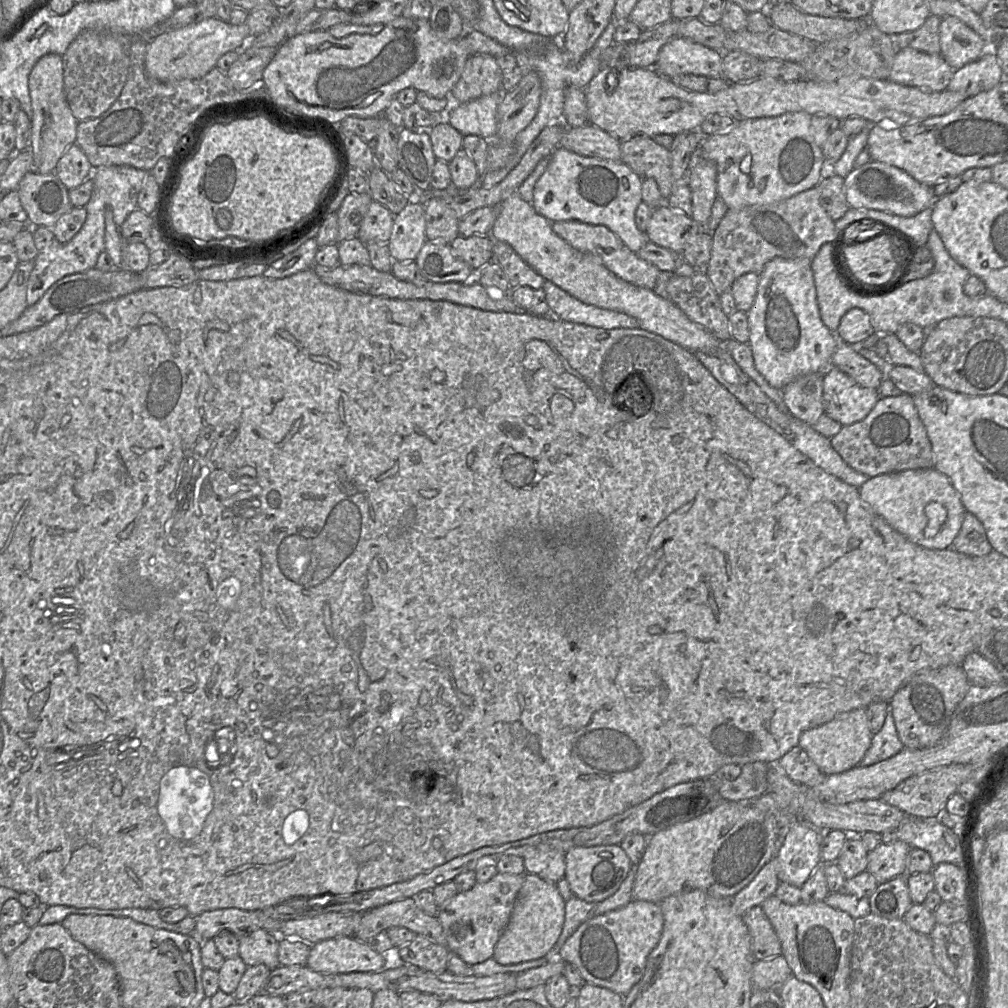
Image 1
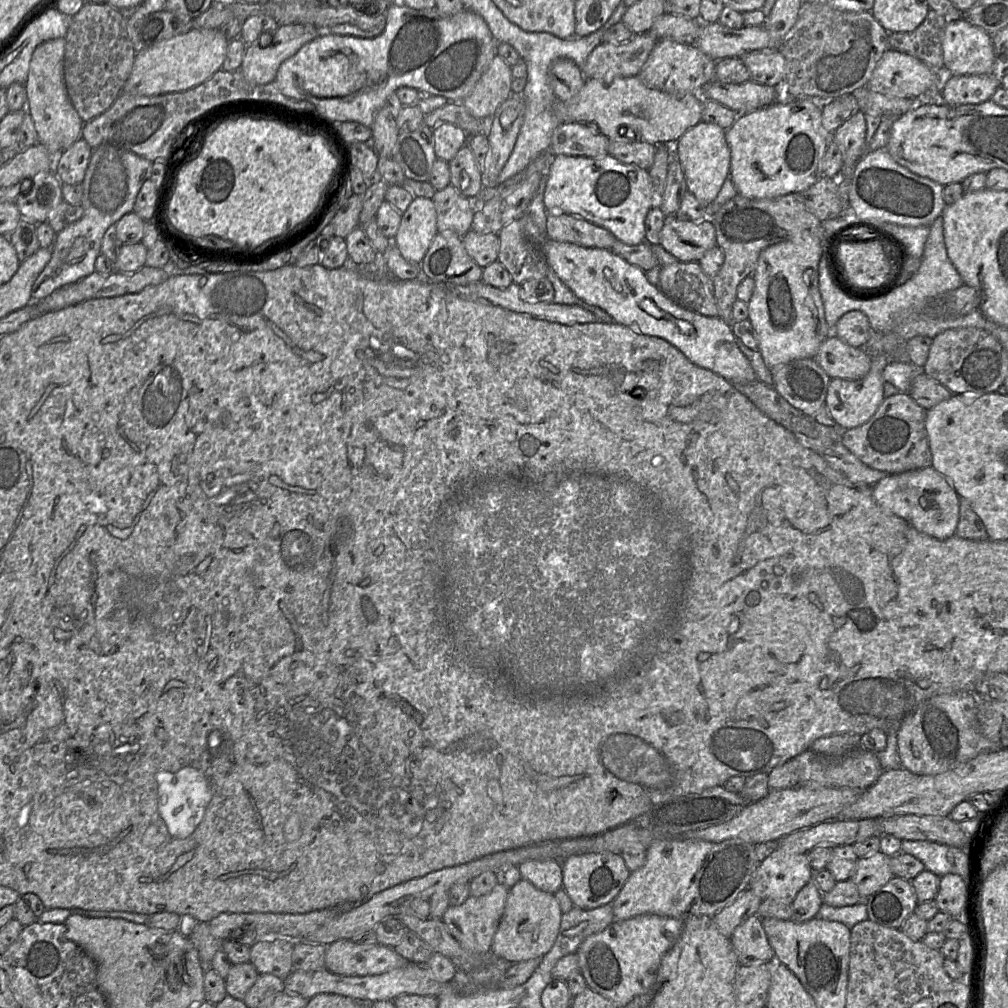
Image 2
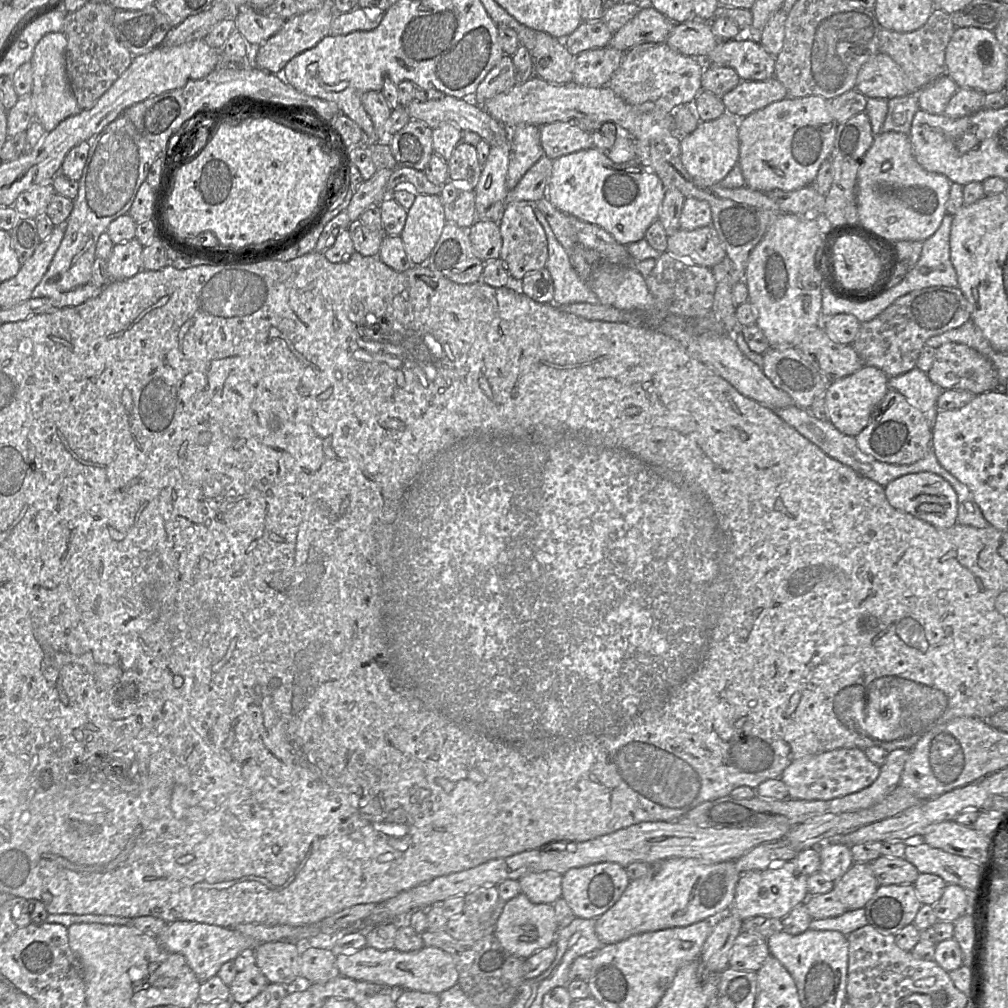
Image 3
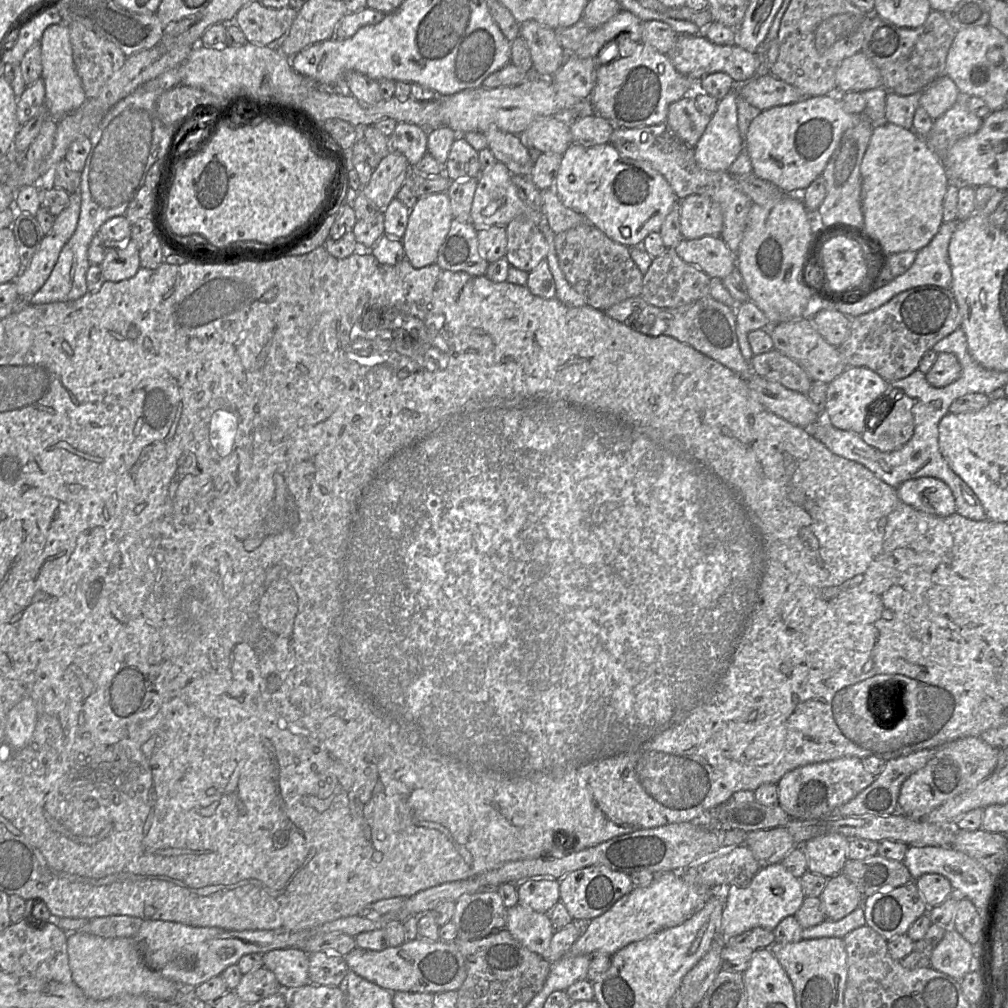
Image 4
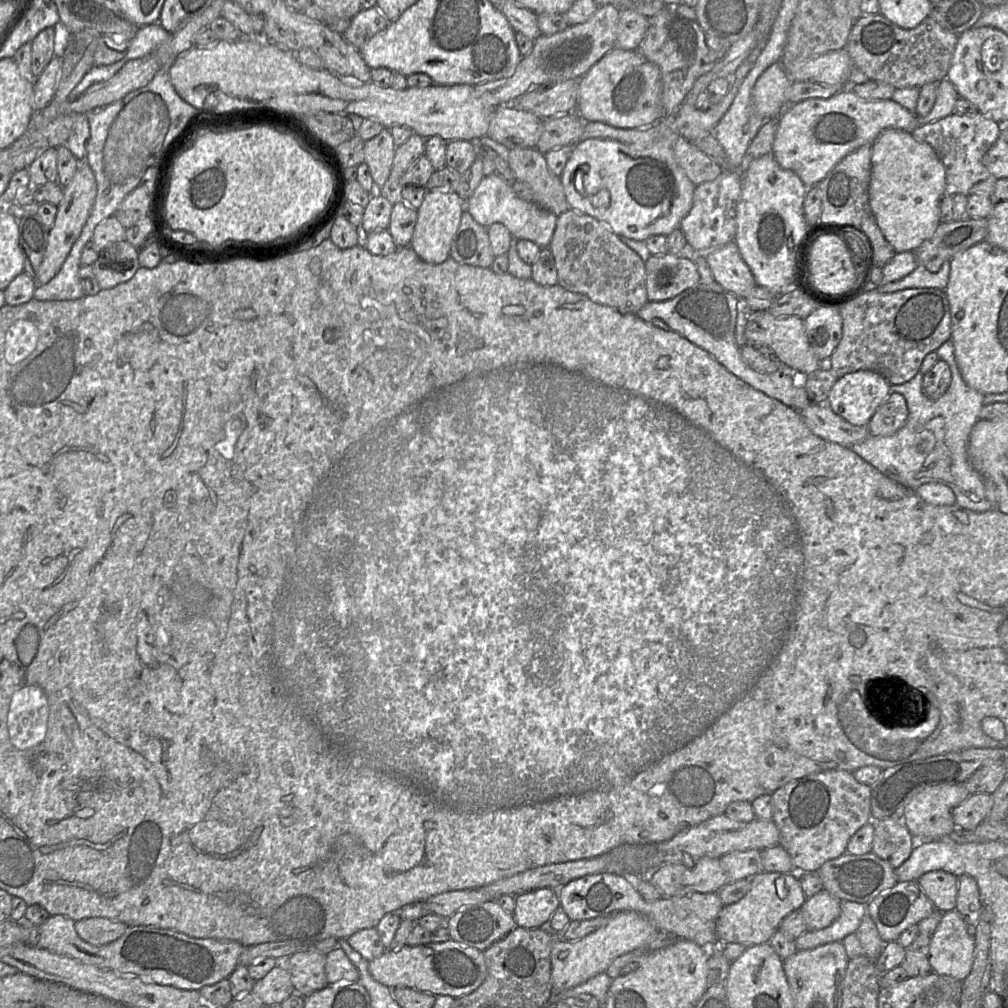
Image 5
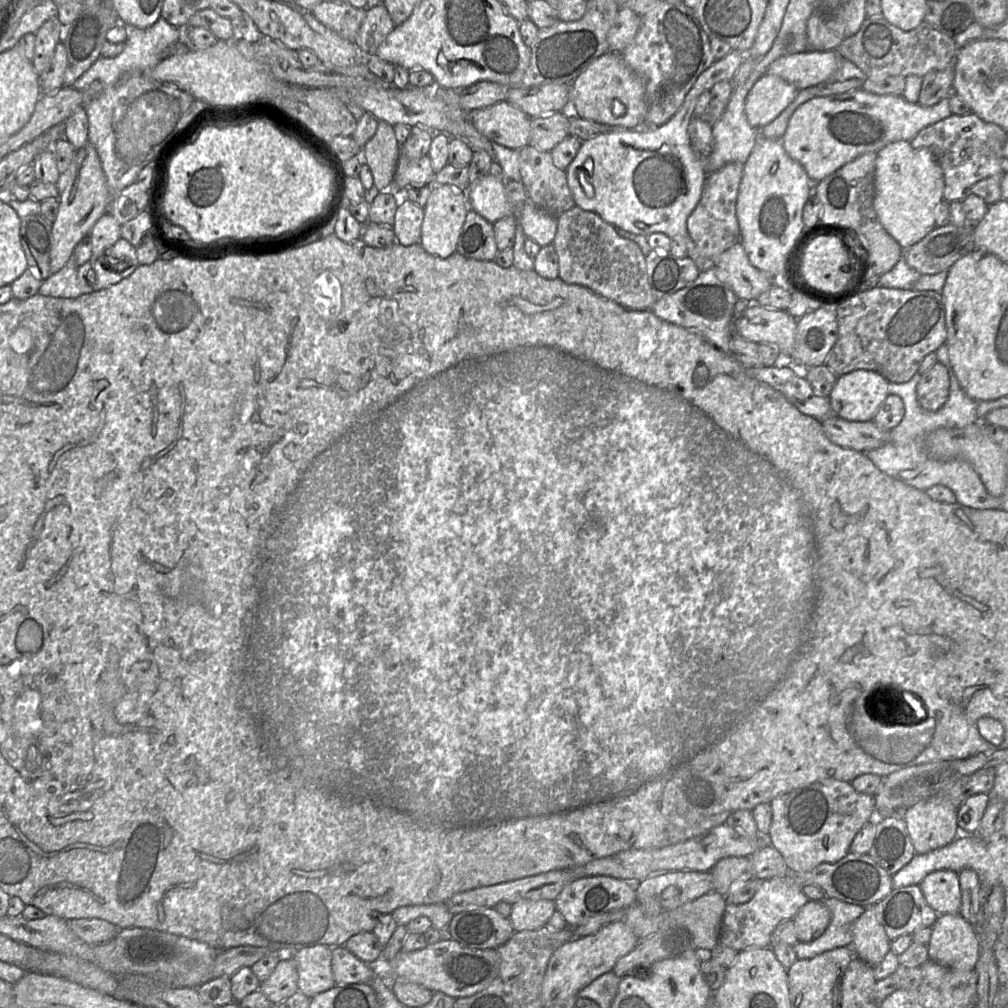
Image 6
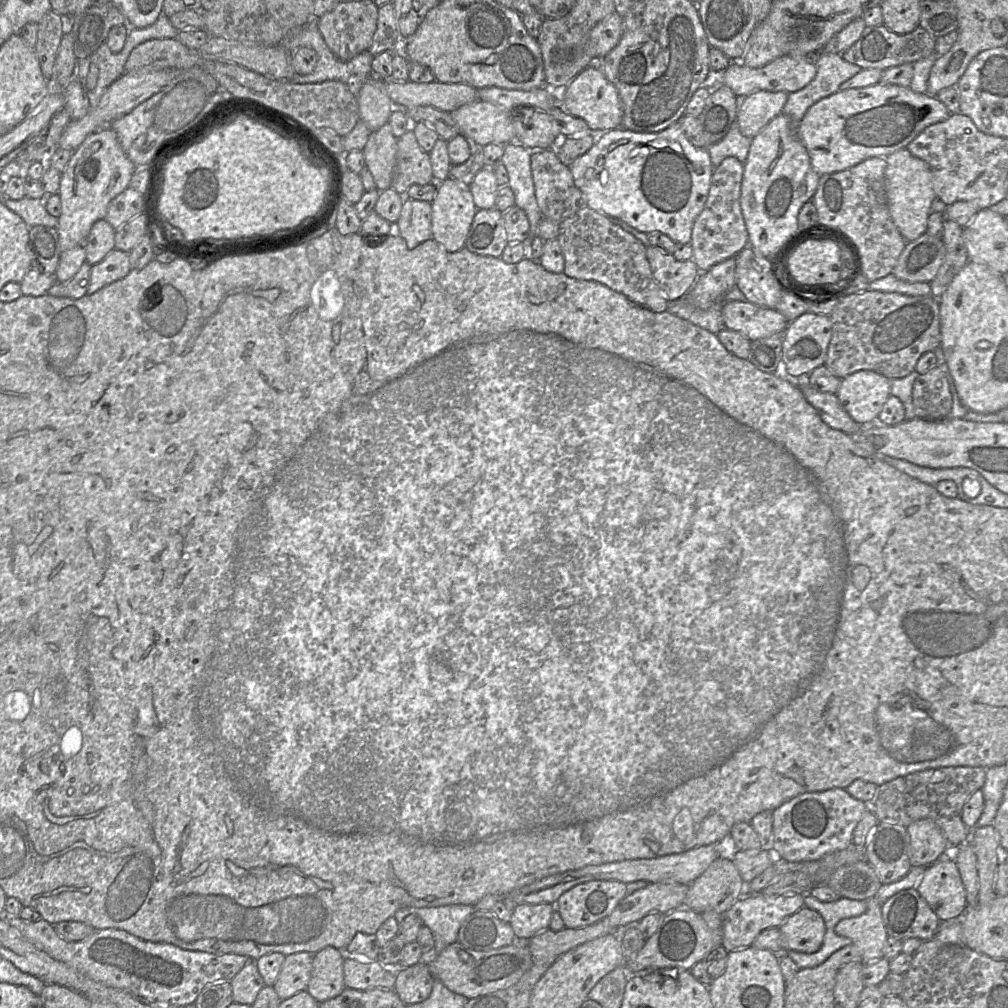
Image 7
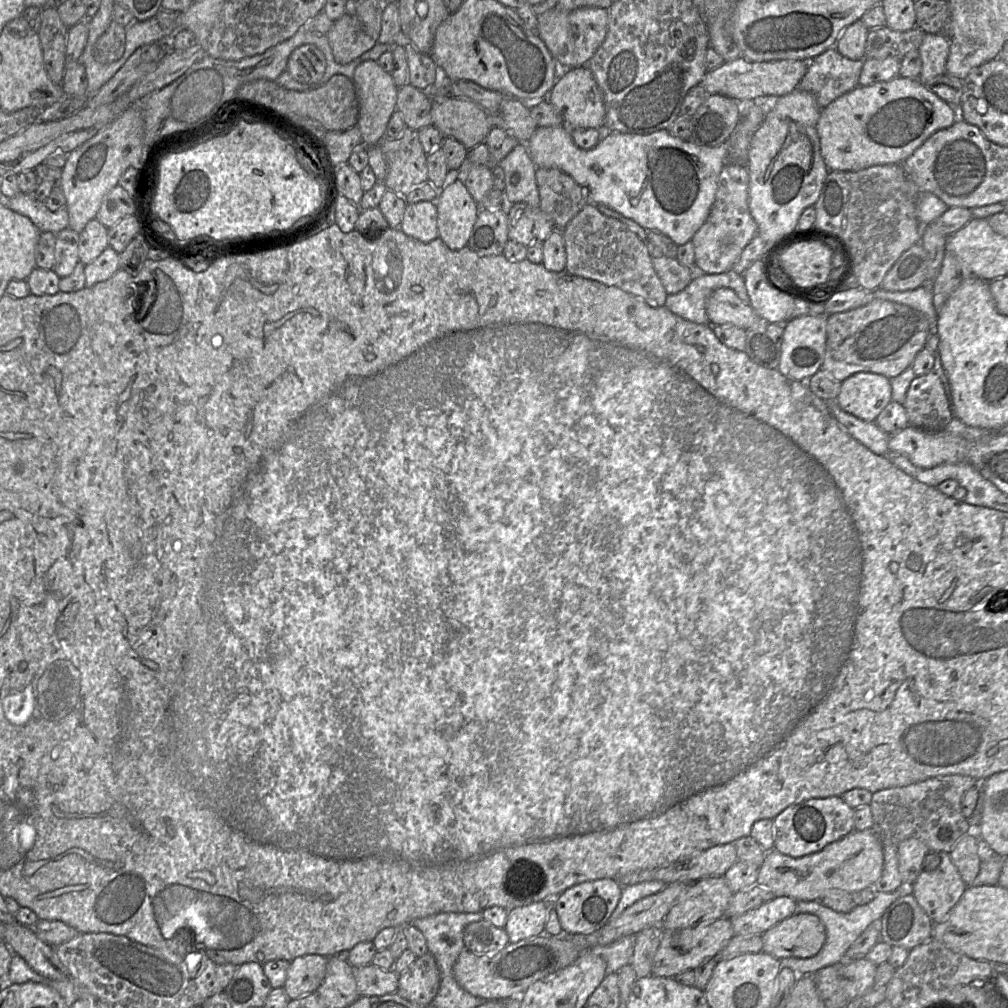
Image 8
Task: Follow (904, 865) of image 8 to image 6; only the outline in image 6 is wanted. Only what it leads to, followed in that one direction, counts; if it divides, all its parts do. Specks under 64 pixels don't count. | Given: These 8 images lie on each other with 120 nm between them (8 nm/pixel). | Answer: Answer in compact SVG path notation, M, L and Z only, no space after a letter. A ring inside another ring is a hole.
M931 797L903 811L917 854L925 854L953 842L959 835L958 808L948 799Z

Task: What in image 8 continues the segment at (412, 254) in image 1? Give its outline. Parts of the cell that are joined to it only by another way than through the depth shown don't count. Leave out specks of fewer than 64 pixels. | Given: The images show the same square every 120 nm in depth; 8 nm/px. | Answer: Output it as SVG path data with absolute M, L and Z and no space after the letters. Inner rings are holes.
M462 180L438 189L438 235L448 248L459 250L468 240L479 214L479 204L472 198Z

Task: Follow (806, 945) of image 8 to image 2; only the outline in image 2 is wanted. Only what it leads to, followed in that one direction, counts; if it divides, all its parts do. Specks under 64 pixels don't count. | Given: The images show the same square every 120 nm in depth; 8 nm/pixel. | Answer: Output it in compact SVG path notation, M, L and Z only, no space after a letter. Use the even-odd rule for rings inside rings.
M881 851L858 859L851 880L857 886L861 900L867 899L894 877L889 859L890 856Z

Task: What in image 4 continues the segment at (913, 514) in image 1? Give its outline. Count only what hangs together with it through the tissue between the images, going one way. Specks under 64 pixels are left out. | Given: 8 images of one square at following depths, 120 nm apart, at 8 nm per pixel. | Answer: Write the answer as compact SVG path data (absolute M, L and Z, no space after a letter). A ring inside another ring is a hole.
M921 477L907 480L896 490L902 502L919 511L939 517L948 517L956 513L953 493L939 479Z

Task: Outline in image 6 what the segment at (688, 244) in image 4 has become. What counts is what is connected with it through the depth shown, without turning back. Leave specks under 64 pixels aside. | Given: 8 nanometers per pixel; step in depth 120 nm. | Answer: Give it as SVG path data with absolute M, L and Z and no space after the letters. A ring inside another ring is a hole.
M741 242L710 261L716 268L717 277L735 293L738 299L755 303L756 298L767 291L773 280L754 267Z

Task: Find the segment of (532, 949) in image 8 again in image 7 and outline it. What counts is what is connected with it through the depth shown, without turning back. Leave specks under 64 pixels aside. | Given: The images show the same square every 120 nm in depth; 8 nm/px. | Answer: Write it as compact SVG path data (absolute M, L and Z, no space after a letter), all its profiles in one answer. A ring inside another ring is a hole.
M454 942L439 954L426 957L428 968L435 980L443 983L450 991L468 999L483 996L516 984L532 966L532 957L526 942L514 942L502 948L476 951Z

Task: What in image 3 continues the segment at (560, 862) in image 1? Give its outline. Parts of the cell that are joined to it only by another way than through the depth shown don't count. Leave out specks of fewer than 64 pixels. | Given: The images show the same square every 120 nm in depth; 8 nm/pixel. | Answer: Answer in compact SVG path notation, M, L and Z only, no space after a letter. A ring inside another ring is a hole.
M533 872L518 879L521 893L533 903L553 904L562 897L562 875Z

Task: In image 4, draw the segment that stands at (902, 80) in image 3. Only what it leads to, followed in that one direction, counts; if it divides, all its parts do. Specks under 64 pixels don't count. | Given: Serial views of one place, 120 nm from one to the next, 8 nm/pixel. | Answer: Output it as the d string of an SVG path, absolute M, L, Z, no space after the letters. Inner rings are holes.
M862 52L842 61L836 71L836 85L839 93L860 92L883 86L878 68Z

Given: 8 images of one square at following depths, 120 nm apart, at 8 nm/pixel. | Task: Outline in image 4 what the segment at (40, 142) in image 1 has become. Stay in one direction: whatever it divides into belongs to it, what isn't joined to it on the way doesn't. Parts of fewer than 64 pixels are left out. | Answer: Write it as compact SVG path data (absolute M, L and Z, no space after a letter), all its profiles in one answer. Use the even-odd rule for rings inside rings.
M63 22L45 29L40 41L42 73L45 85L45 107L48 116L60 120L65 115L75 112L86 100L81 79L75 69L68 25Z

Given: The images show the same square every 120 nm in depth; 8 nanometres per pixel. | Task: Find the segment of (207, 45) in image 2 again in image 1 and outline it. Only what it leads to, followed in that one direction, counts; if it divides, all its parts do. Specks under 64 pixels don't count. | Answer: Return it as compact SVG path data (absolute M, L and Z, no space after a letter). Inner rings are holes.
M217 17L204 19L152 39L147 46L145 68L147 74L160 81L198 79L216 66L225 53L241 50L250 39L250 30L244 23L233 25Z

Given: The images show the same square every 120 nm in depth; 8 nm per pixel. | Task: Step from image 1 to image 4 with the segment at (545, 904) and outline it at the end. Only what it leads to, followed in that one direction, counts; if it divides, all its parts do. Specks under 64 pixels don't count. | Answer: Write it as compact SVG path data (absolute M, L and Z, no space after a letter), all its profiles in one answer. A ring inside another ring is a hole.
M520 903L507 908L505 928L522 945L541 956L549 949L555 932L549 914L536 912Z

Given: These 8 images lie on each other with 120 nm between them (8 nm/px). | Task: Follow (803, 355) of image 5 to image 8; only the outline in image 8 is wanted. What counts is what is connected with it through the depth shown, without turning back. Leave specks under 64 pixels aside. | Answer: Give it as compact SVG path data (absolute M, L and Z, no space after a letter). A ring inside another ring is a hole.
M718 288L708 298L706 312L711 325L734 325L745 330L759 317L751 305L745 304L730 288Z

